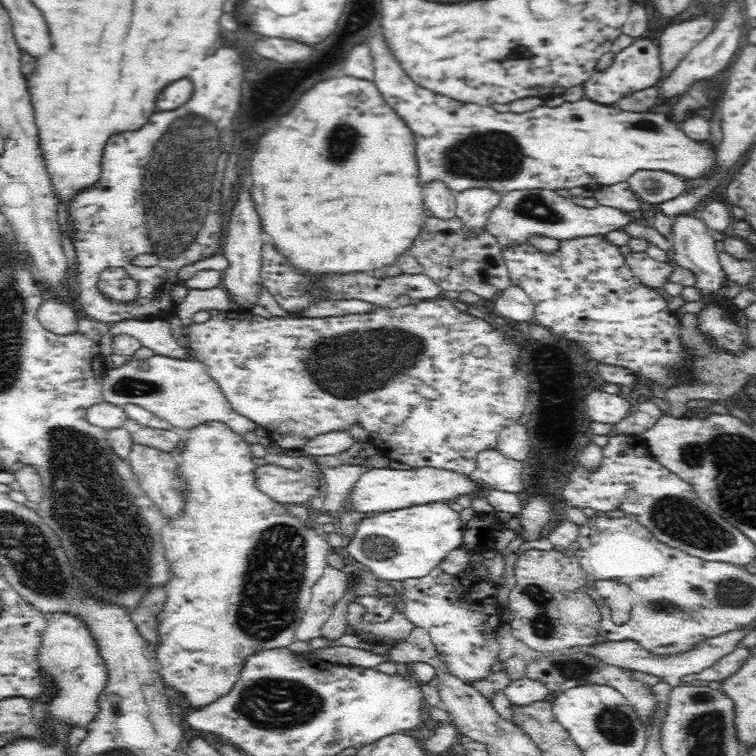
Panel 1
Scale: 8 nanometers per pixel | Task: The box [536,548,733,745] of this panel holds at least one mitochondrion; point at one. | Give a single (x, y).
(573, 668)

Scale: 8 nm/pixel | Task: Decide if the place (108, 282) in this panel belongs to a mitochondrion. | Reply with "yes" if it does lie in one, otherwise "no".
no

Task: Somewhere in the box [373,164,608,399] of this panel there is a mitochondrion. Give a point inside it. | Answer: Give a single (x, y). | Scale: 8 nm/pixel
(536, 208)

